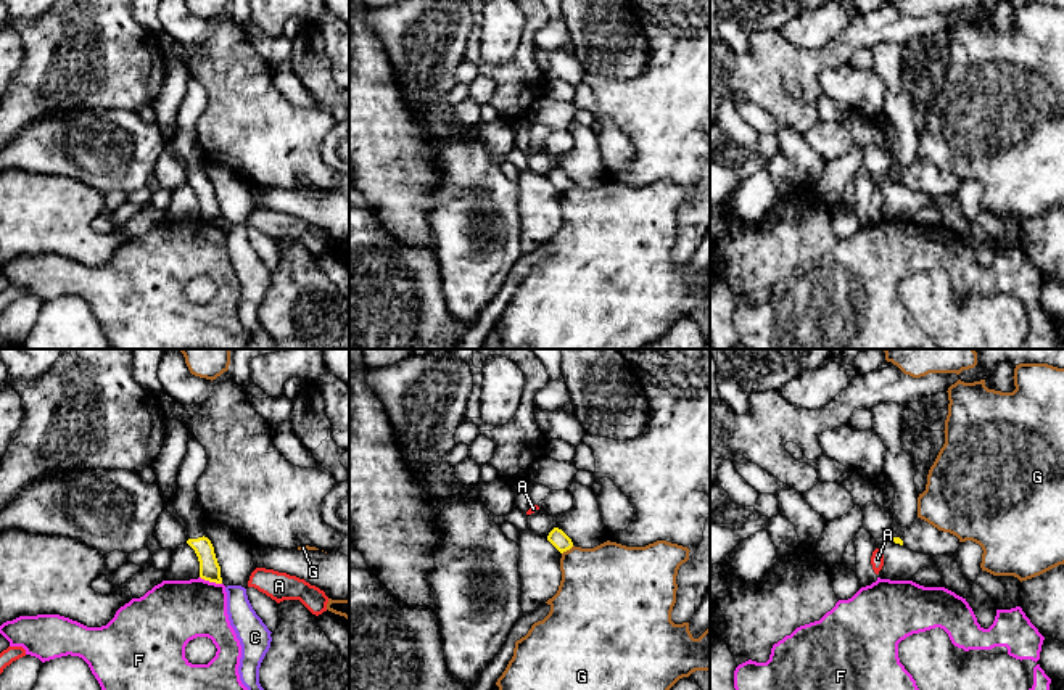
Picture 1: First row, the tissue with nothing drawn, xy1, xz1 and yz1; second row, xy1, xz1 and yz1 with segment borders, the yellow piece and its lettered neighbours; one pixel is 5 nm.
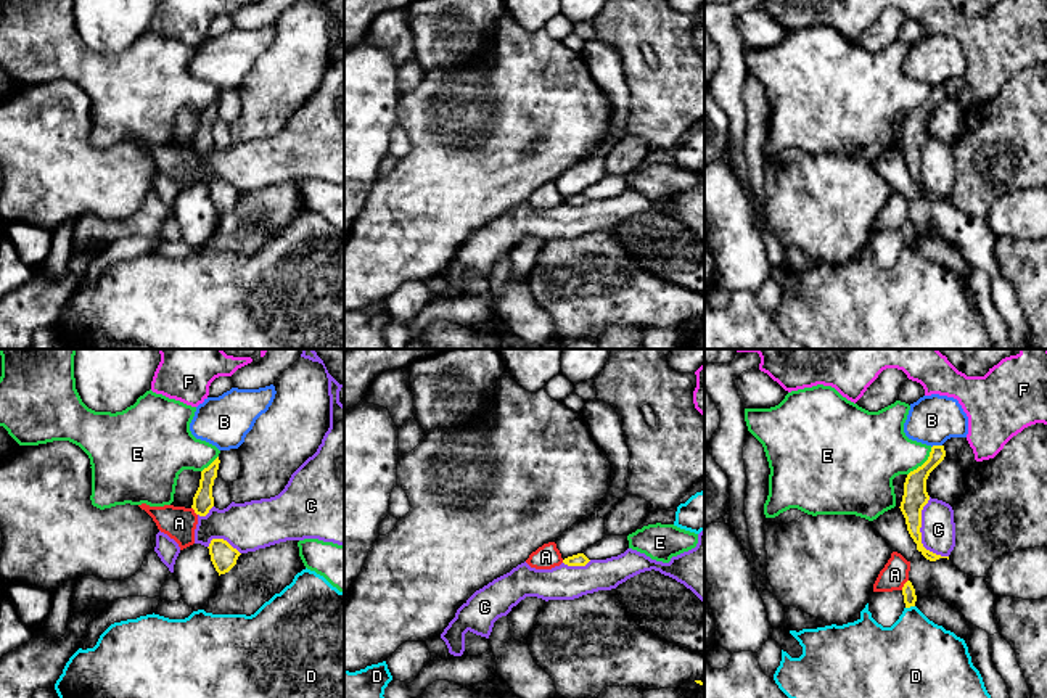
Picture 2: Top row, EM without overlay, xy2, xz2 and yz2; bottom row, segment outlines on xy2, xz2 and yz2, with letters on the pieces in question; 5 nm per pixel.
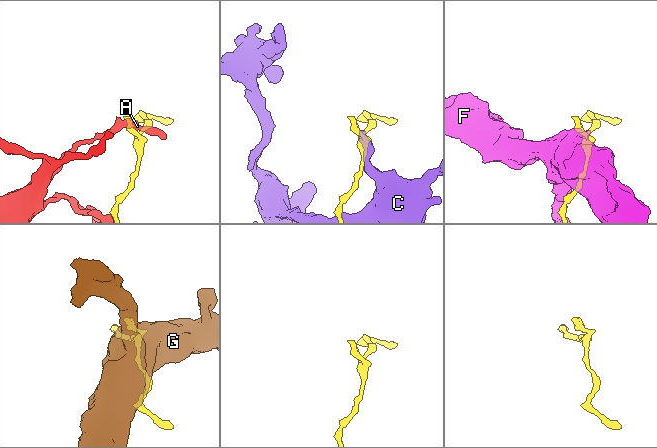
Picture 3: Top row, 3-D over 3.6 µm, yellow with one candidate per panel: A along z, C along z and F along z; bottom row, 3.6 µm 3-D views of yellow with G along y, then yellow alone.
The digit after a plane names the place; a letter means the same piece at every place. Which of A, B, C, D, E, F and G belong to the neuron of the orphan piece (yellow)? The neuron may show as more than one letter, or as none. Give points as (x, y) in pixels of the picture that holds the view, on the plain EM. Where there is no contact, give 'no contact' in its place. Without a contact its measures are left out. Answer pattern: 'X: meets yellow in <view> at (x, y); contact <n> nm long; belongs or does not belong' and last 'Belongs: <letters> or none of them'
A: meets yellow in yz2 at (904, 224); contact 70 nm long; does not belong
B: meets yellow in yz2 at (936, 86); contact 60 nm long; does not belong
C: meets yellow in yz2 at (920, 174); contact 320 nm long; does not belong
D: meets yellow in yz2 at (909, 246); contact 50 nm long; does not belong
E: meets yellow in yz2 at (923, 103); contact 190 nm long; does not belong
F: meets yellow in xy1 at (211, 221); contact 120 nm long; does not belong
G: meets yellow in xz1 at (567, 188); contact 80 nm long; does not belong
Belongs: none of them

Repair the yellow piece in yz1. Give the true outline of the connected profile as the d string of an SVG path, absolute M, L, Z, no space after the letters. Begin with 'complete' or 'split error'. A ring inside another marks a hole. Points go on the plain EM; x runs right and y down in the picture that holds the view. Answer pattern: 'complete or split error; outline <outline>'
split error; outline M880 42L871 48L871 53L872 69L887 88L884 114L895 127L890 153L898 162L898 170L893 174L893 182L903 185L901 177L918 156L919 137L914 124L913 98L901 85L905 47L895 42Z

